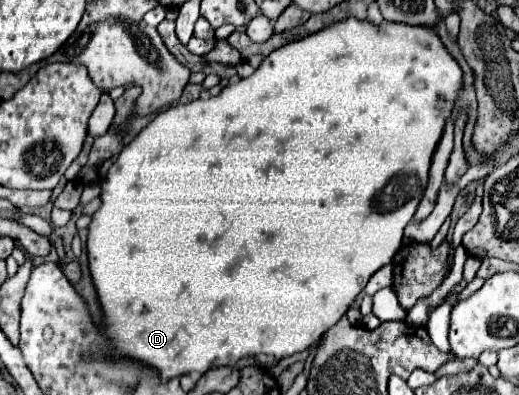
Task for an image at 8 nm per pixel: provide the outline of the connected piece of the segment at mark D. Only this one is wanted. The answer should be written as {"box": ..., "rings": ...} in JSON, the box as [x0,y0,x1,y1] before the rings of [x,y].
{"box":[88,17,462,377],"rings":[[[348,17],[344,21],[338,21],[338,23],[332,23],[308,37],[302,37],[298,41],[292,41],[276,51],[272,51],[262,63],[260,67],[246,79],[240,79],[238,83],[234,85],[228,85],[224,87],[216,97],[210,97],[206,101],[202,99],[196,99],[192,103],[186,103],[186,105],[172,105],[168,107],[166,111],[158,113],[118,155],[116,163],[110,167],[108,171],[108,181],[104,179],[100,183],[102,187],[102,193],[100,193],[100,199],[102,199],[102,205],[100,209],[92,215],[92,223],[88,227],[88,259],[90,259],[90,271],[92,271],[92,279],[94,279],[94,285],[96,285],[96,291],[98,291],[98,297],[100,297],[100,305],[104,309],[104,323],[106,323],[106,329],[104,333],[110,337],[110,349],[114,349],[114,355],[130,355],[134,359],[140,359],[152,367],[156,367],[158,371],[162,371],[166,377],[180,377],[184,373],[206,373],[208,369],[212,367],[224,367],[224,365],[232,365],[234,361],[242,359],[242,357],[250,357],[250,355],[258,355],[258,353],[264,353],[264,355],[272,355],[276,359],[282,359],[282,357],[290,357],[298,351],[304,351],[308,349],[310,345],[314,345],[322,333],[326,333],[330,327],[334,327],[334,323],[338,323],[338,319],[348,311],[348,307],[354,303],[356,295],[366,287],[368,279],[384,265],[392,263],[394,255],[398,253],[400,245],[402,245],[402,237],[404,237],[404,227],[412,221],[412,215],[416,213],[416,207],[424,195],[424,189],[426,189],[426,183],[428,183],[428,169],[430,169],[430,161],[432,161],[432,155],[436,151],[436,145],[442,137],[442,131],[444,131],[444,125],[446,125],[446,119],[450,117],[458,97],[460,97],[460,91],[462,91],[462,69],[458,65],[458,61],[448,53],[448,49],[444,47],[444,43],[440,41],[438,33],[434,27],[410,27],[408,23],[390,23],[390,21],[382,21],[380,25],[374,25],[372,21],[364,19],[356,19],[356,17]]]}

